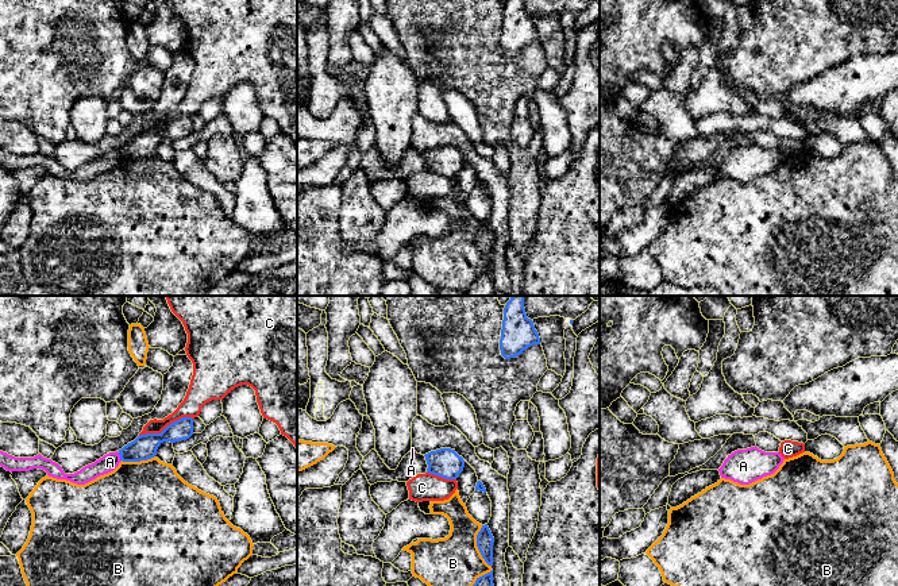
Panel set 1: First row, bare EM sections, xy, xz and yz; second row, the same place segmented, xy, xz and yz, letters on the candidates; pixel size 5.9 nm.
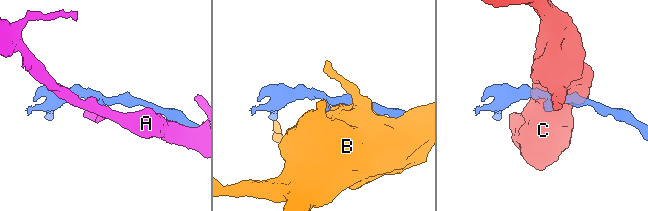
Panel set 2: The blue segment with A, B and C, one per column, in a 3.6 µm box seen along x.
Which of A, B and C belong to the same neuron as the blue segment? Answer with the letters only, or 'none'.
none

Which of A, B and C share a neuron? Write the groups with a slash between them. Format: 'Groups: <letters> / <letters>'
Groups: A / B / C

